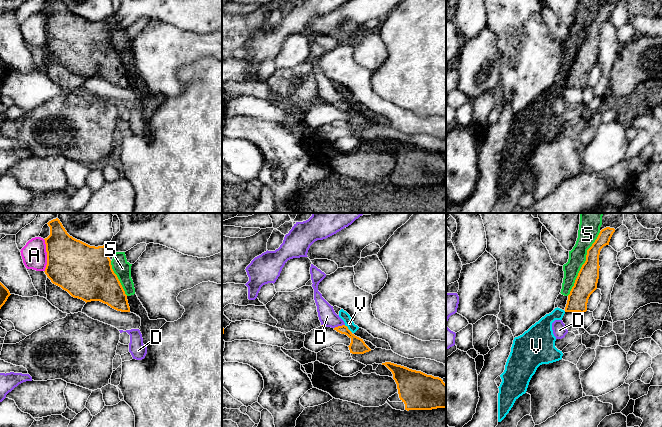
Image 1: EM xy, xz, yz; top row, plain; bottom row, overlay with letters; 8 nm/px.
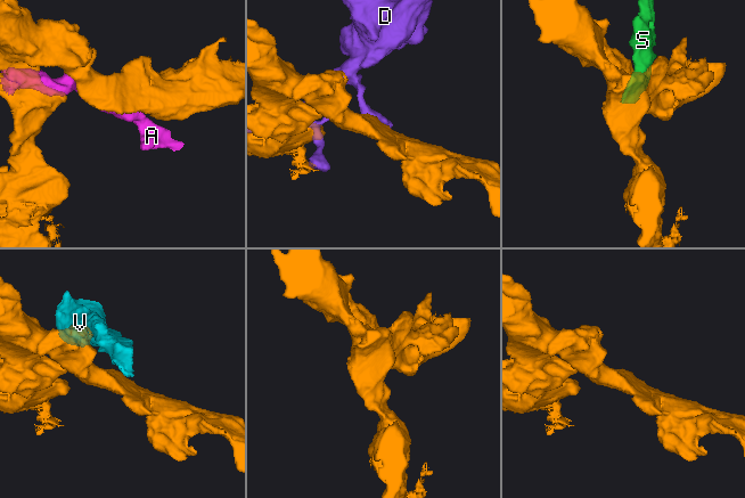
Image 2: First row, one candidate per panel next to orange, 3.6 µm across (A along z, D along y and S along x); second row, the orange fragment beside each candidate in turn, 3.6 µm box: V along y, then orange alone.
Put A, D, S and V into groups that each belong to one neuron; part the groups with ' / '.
A / D / S V

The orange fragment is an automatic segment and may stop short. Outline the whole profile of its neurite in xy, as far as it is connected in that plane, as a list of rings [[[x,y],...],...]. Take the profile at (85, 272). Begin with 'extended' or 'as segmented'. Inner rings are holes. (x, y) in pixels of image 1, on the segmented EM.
as segmented; [[[58,218],[49,221],[50,235],[45,238],[47,265],[45,274],[51,282],[72,297],[83,301],[100,301],[111,308],[130,312],[127,295],[111,265],[108,250],[103,246],[90,246],[70,236]]]

